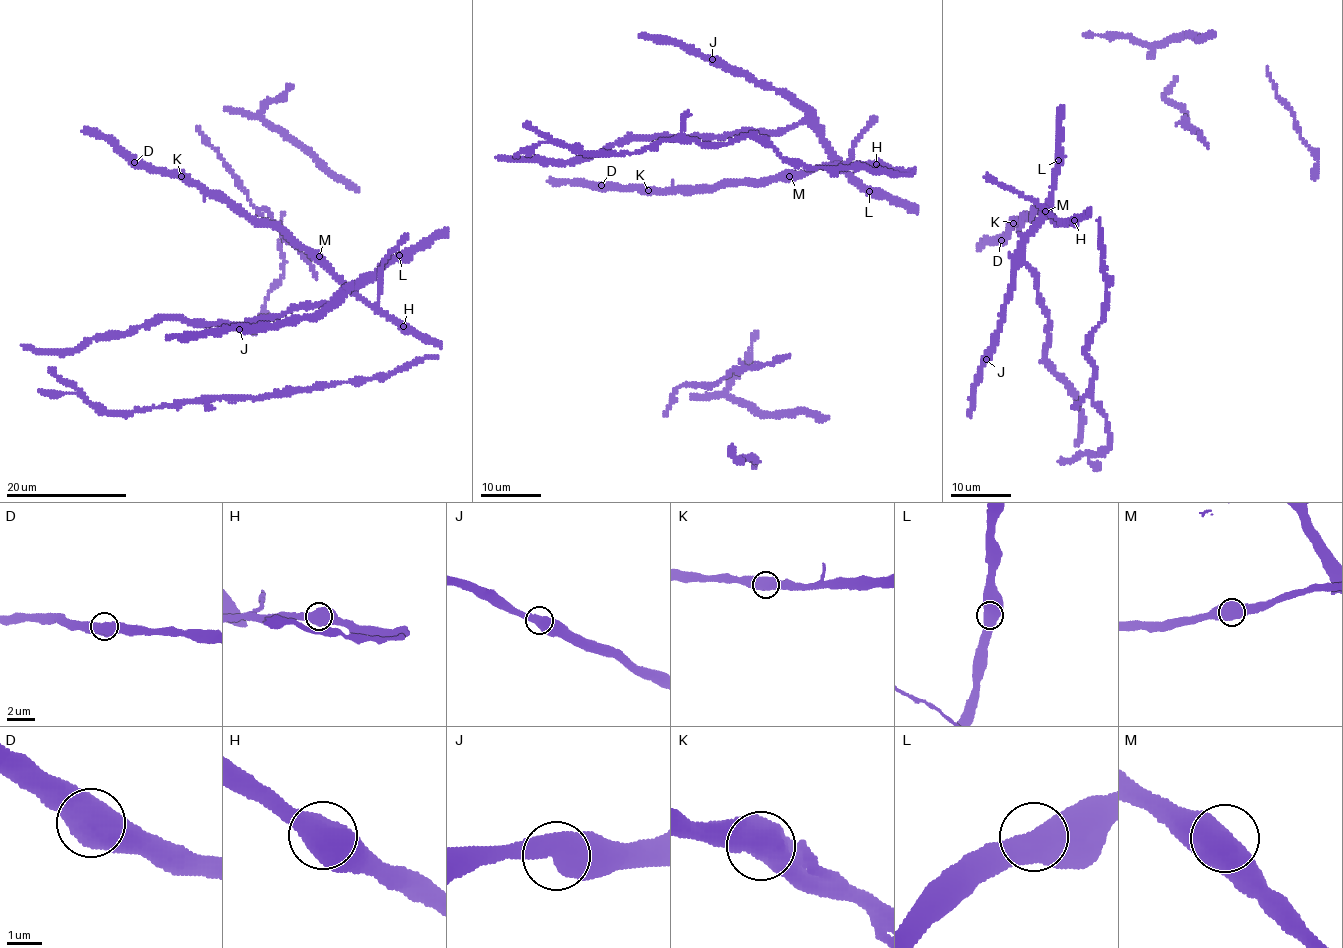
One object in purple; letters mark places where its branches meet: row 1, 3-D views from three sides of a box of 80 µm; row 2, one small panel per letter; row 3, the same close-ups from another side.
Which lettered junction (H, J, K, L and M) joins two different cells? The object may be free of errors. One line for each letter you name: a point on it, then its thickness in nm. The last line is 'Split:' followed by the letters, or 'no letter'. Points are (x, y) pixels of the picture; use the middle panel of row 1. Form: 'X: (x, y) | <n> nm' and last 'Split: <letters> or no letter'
Split: no letter

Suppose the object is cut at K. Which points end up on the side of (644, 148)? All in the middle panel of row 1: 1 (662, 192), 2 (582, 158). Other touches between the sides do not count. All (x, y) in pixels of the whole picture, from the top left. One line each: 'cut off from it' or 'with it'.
1: with it
2: with it

